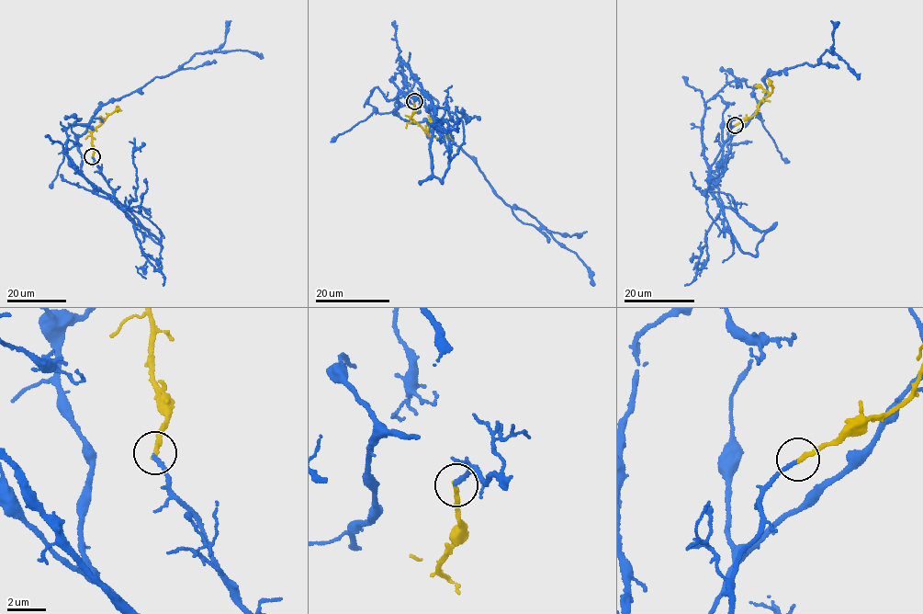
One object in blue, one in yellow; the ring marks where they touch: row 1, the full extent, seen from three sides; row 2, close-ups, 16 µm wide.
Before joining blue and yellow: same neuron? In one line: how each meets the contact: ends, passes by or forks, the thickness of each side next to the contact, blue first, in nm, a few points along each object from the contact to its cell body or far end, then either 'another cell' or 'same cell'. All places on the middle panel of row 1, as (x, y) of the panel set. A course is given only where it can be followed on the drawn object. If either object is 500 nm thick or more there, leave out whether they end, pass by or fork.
blue ends there; yellow ends there; 220 nm thick on the blue side, 220 nm on the other; blue runs (414, 101), (432, 105), (401, 91), (395, 114), (448, 134), (498, 197), (573, 251), (593, 286); yellow runs (414, 101), (410, 118), (413, 121), (437, 138), (448, 137), (448, 132); same cell

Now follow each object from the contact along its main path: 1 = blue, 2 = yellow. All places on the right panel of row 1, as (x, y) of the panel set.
1: (734, 126), (711, 187), (711, 166), (759, 108), (768, 73), (817, 65), (826, 50), (860, 79)
2: (734, 125), (755, 113), (758, 105), (770, 94), (773, 87), (767, 79)

